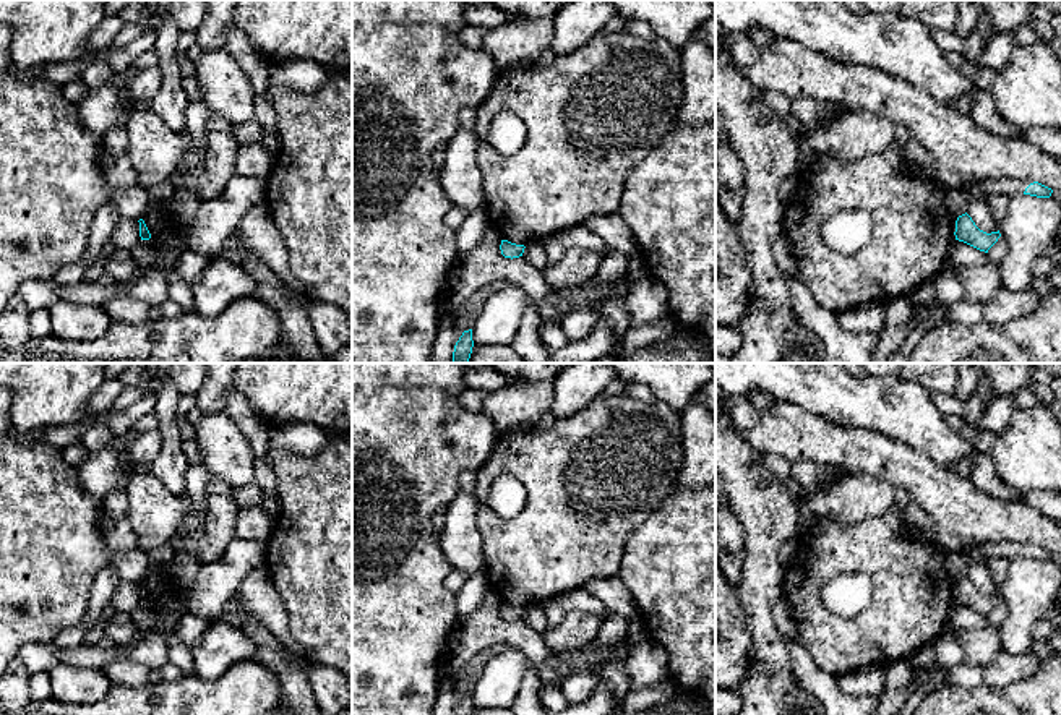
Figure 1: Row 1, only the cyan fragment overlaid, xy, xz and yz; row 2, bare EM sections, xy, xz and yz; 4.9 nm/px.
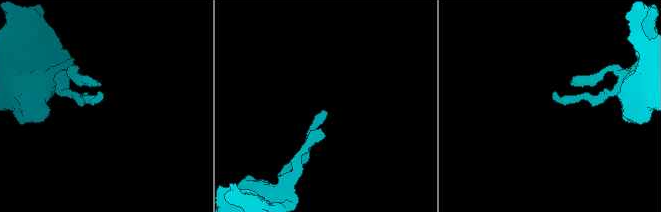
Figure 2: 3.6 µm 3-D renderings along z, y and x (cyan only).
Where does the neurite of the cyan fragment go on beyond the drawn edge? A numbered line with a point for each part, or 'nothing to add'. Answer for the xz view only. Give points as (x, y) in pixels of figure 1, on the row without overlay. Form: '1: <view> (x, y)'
nothing to add

